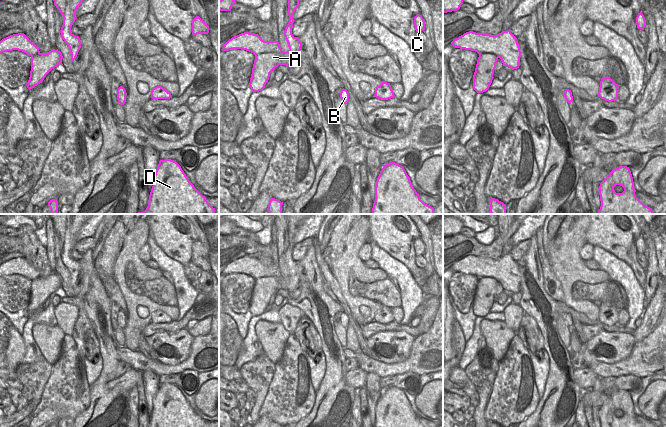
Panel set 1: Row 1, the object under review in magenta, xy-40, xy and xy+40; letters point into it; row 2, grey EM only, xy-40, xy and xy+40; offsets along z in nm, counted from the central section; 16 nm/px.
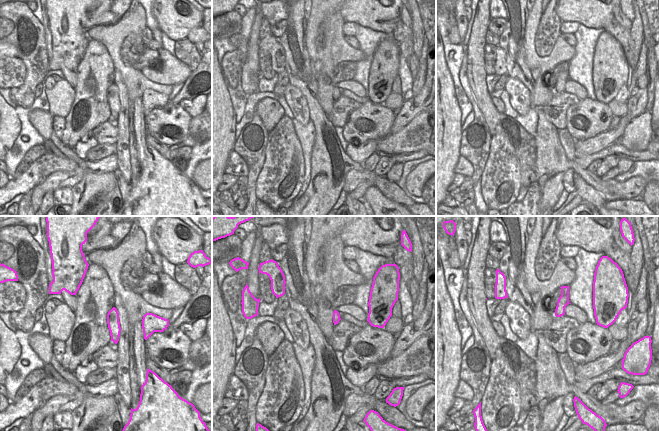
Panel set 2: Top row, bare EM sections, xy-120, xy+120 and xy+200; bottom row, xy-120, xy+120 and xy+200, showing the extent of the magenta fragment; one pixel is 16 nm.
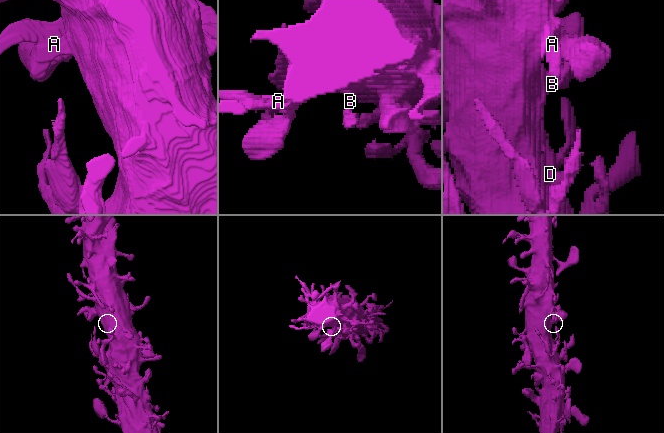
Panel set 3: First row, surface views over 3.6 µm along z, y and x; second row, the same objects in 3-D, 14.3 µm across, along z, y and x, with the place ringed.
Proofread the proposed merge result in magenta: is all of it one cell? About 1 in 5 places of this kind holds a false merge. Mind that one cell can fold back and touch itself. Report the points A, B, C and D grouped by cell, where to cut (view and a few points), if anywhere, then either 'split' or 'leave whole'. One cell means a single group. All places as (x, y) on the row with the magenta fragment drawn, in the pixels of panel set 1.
A B C D; no cut; leave whole

